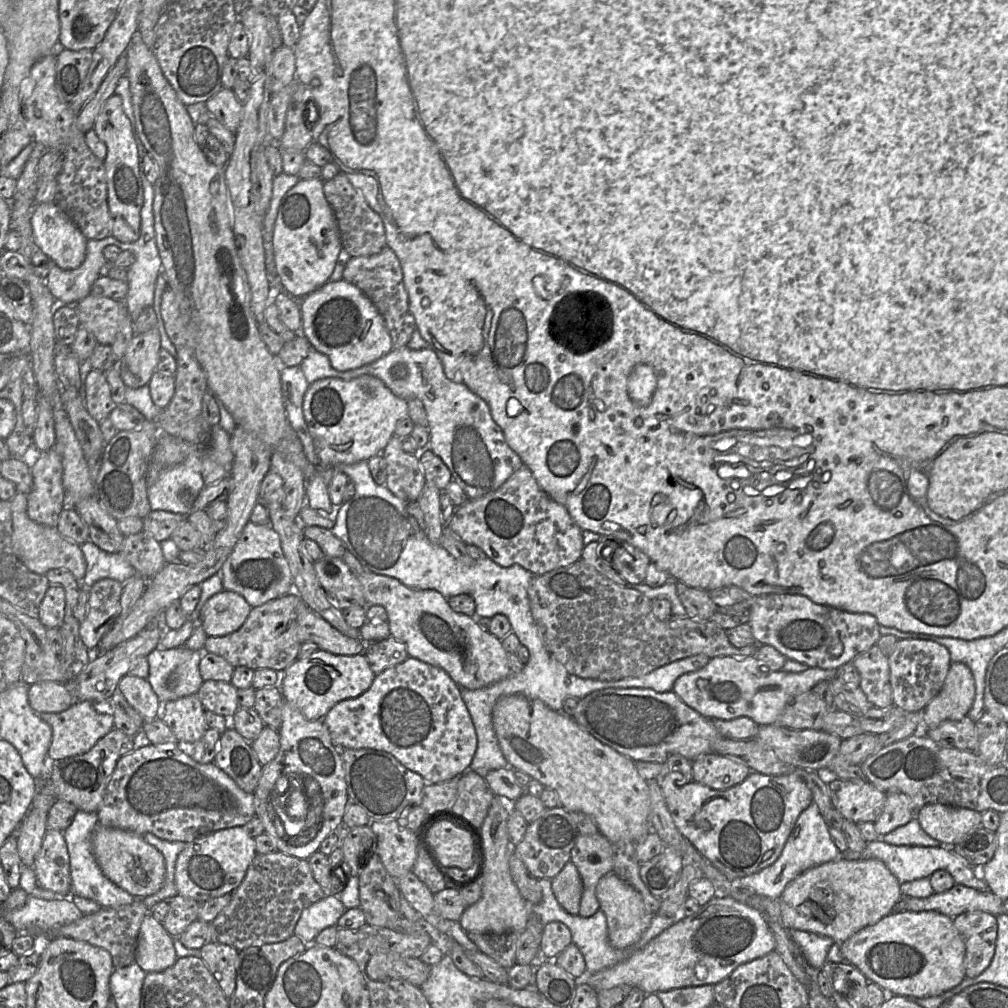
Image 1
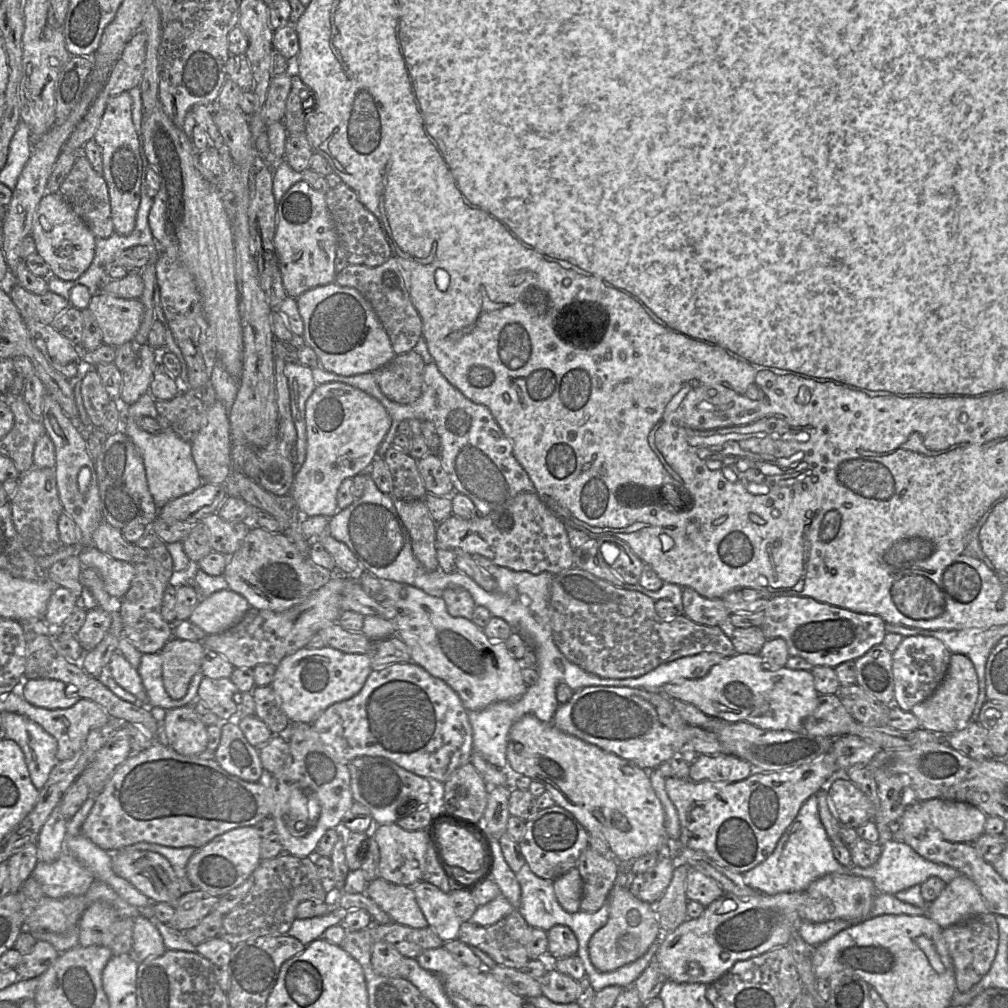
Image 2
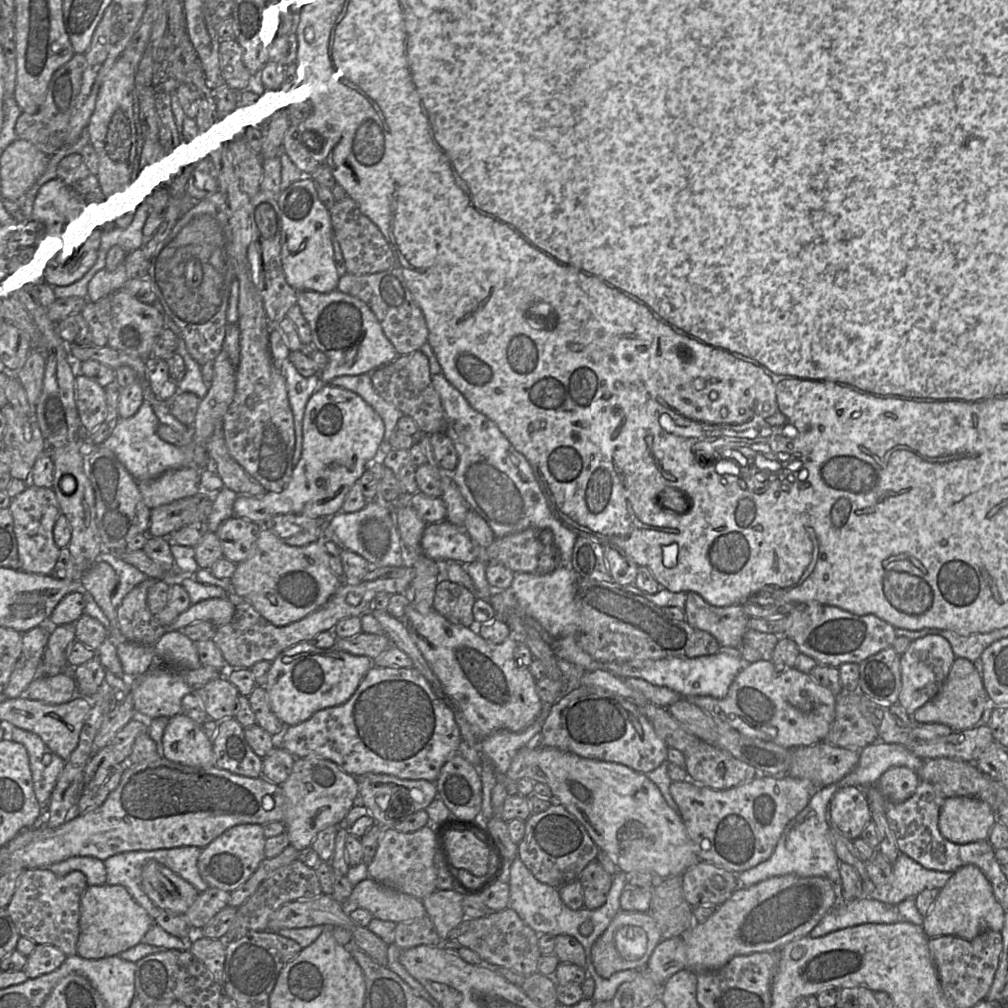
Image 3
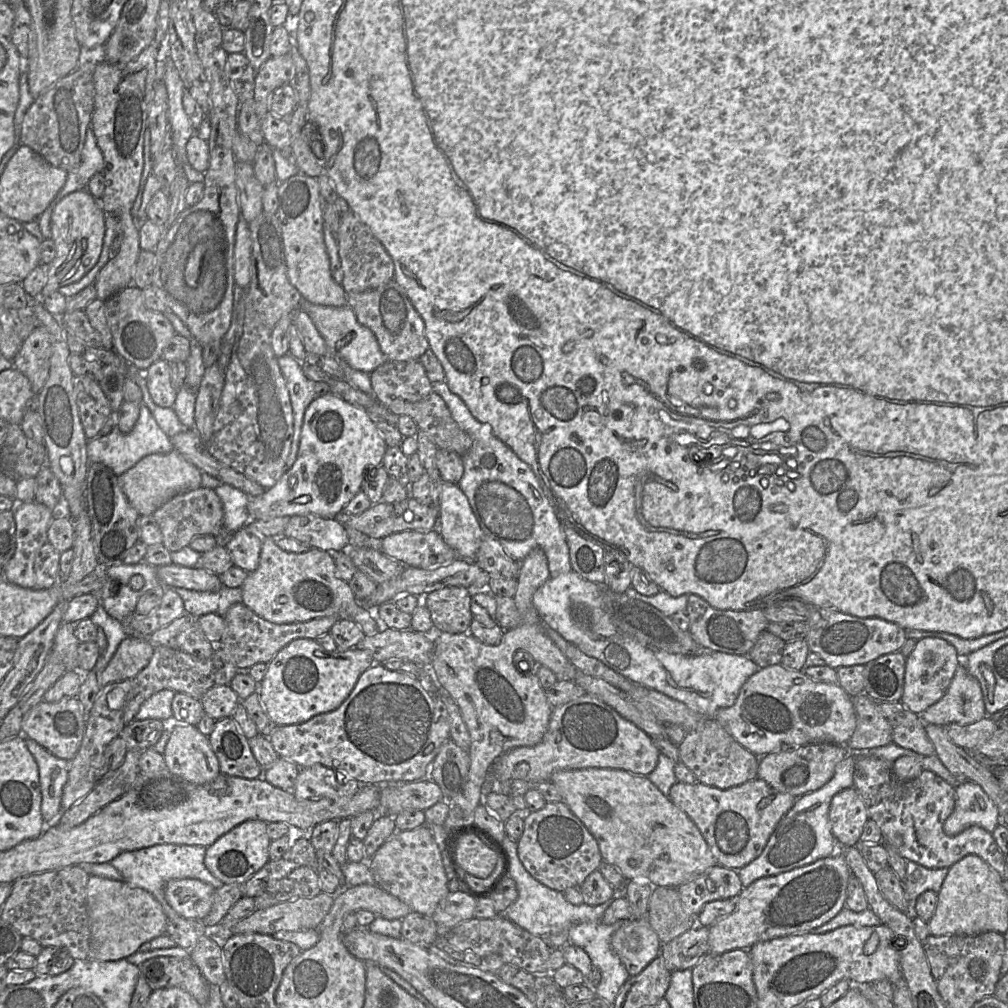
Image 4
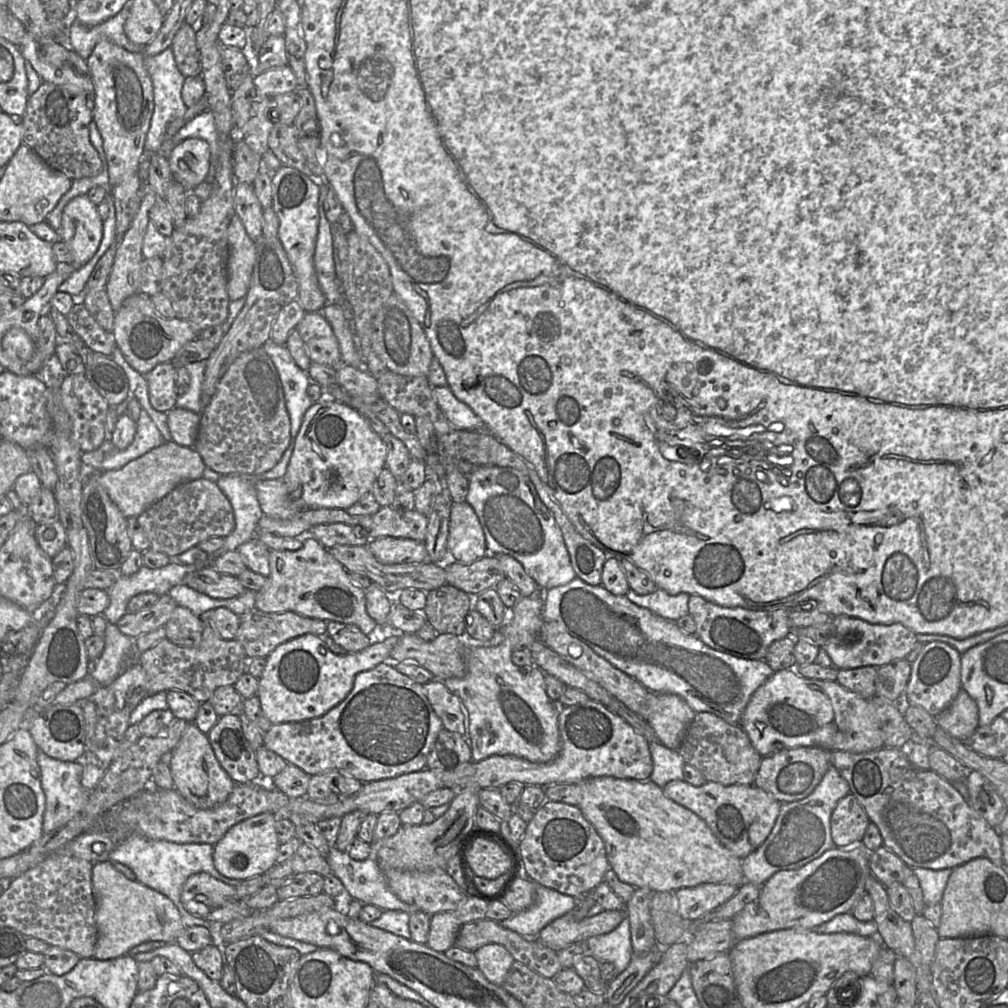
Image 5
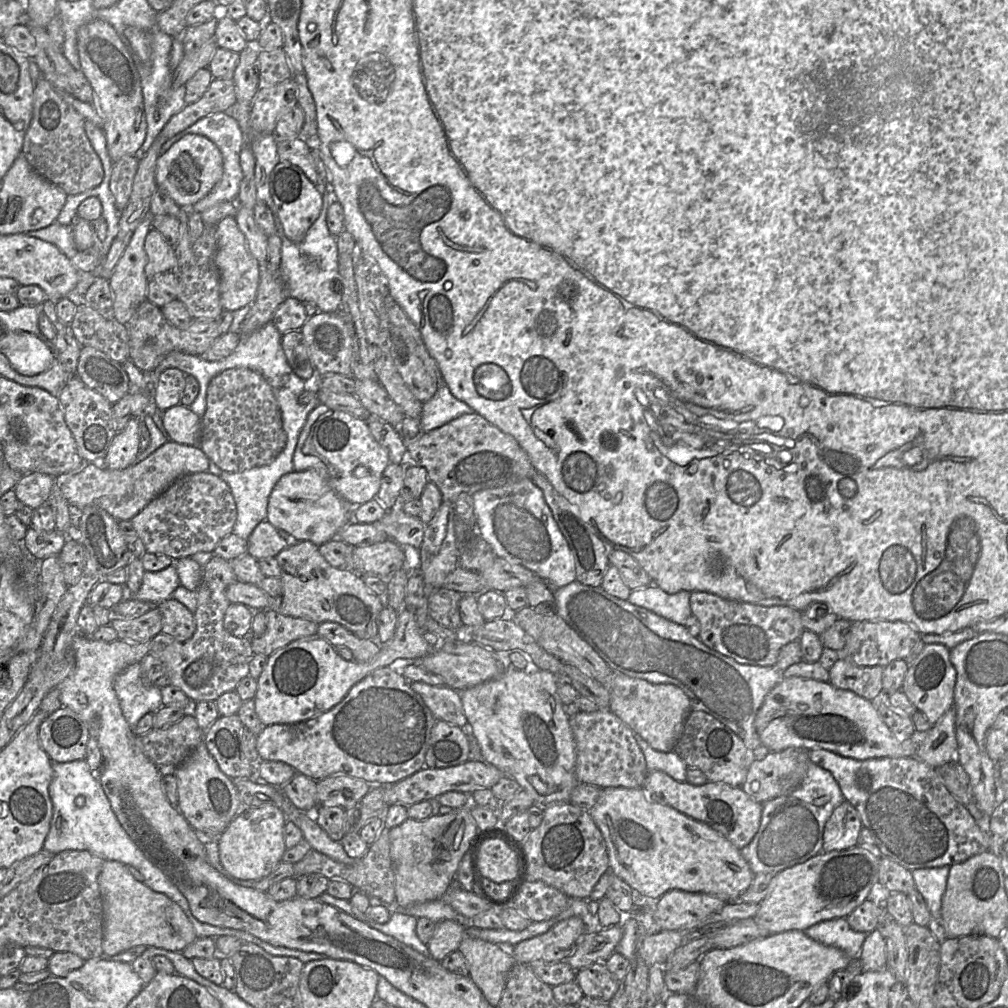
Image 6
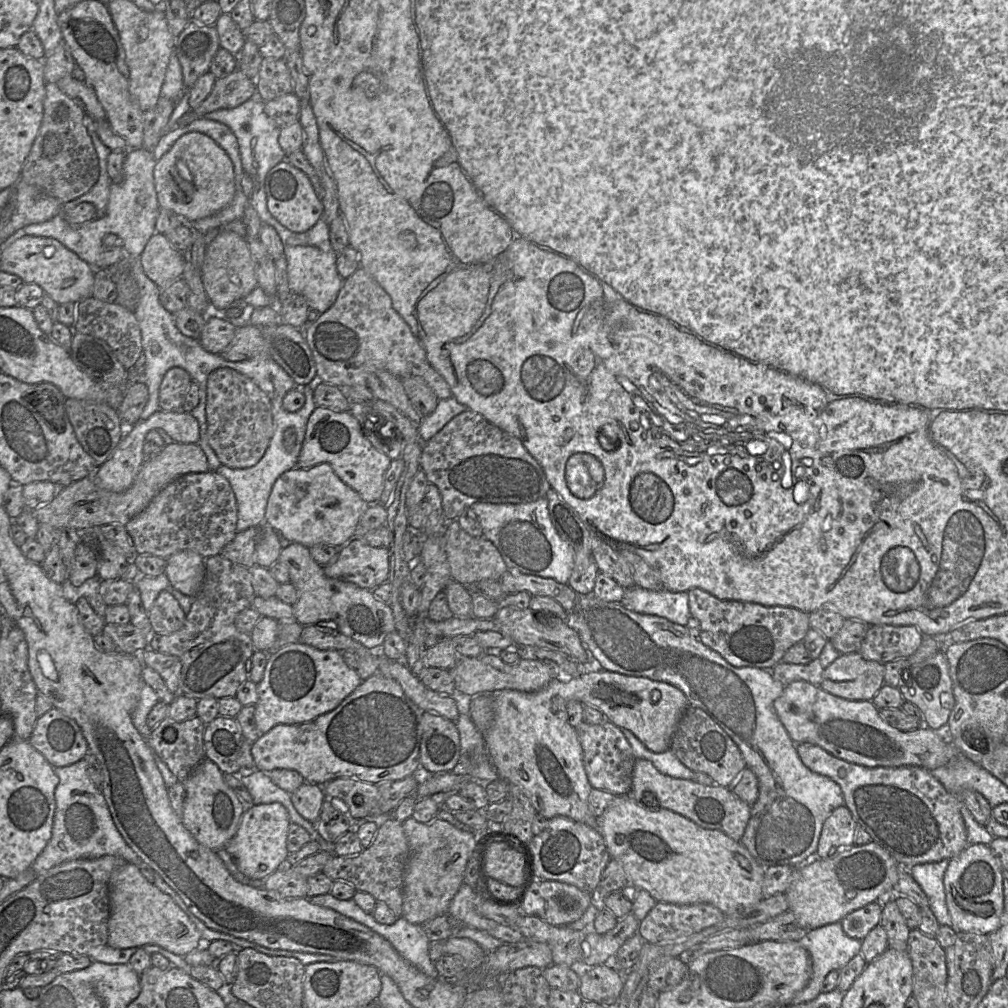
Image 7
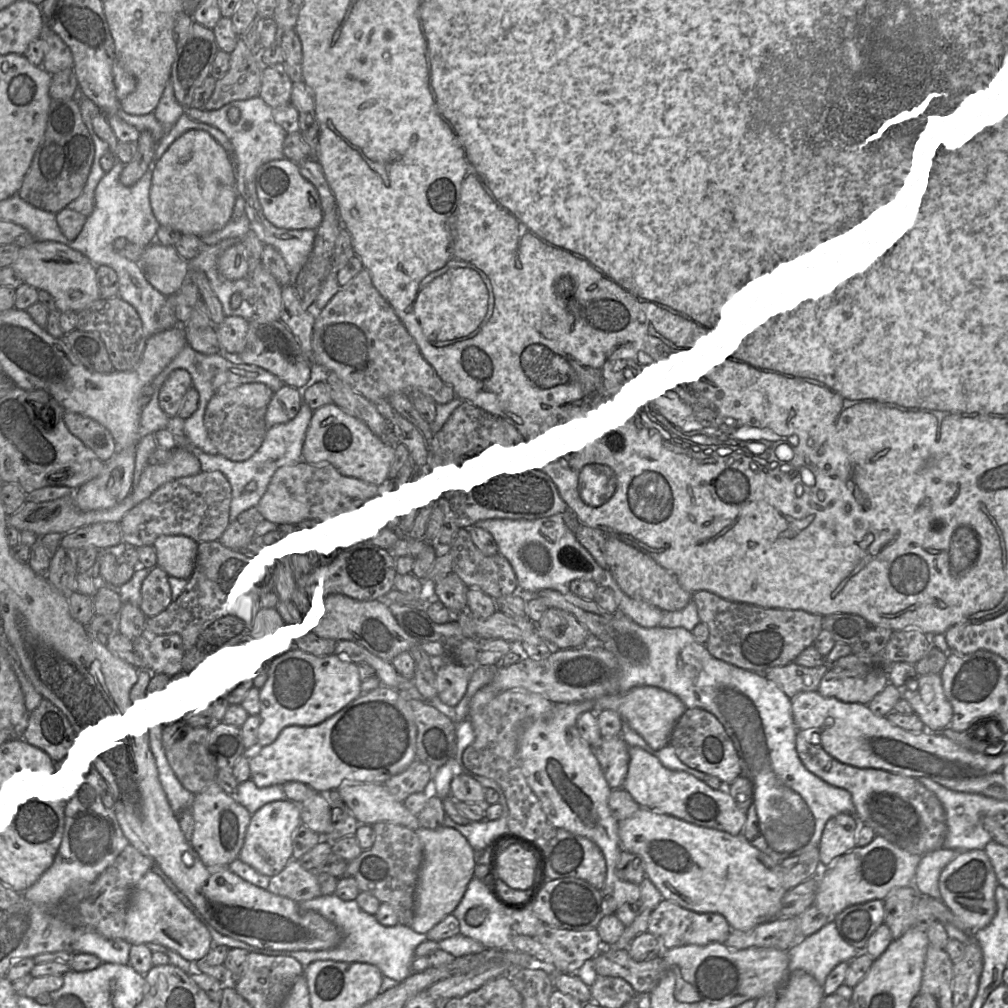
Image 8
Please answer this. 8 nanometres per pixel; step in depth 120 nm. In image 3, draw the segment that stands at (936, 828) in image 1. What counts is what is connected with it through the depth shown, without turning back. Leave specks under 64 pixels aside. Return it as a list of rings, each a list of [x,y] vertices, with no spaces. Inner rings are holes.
[[[946,797],[938,827],[941,835],[956,844],[987,840],[997,816],[990,806],[974,797]]]

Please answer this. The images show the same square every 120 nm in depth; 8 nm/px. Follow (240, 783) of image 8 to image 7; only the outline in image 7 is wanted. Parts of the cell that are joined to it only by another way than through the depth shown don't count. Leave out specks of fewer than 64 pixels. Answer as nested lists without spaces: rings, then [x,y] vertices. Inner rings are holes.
[[[256,770],[250,775],[240,778],[252,797],[252,805],[281,803],[288,811],[290,821],[303,827],[310,835],[311,841],[316,841],[321,851],[333,853],[333,844],[326,842],[318,833],[316,823],[304,819],[295,809],[290,794],[278,787],[265,772]]]

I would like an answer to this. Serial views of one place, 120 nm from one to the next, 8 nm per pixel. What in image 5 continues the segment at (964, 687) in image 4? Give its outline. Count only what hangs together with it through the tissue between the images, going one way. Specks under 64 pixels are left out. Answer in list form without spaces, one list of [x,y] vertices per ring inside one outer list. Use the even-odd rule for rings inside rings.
[[[961,688],[951,704],[934,720],[947,734],[964,742],[979,726],[977,704]]]

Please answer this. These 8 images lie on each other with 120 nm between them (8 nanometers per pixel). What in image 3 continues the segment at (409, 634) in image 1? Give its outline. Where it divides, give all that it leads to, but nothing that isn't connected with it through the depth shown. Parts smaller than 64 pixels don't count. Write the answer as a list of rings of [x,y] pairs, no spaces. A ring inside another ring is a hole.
[[[411,604],[400,620],[405,624],[429,667],[439,679],[445,694],[461,709],[478,740],[499,730],[522,731],[538,717],[544,703],[537,693],[536,679],[527,667],[519,666],[514,659],[513,652],[520,640],[516,635],[510,634],[503,642],[492,644],[469,627],[451,623],[434,609],[421,614],[414,610]]]

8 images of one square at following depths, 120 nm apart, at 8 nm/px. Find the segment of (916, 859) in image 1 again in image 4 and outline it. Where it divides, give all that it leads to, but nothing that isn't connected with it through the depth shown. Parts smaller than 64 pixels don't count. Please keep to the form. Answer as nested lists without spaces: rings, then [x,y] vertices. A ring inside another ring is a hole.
[[[906,861],[906,878],[902,882],[902,887],[912,909],[917,897],[923,892],[940,891],[948,870],[949,868],[929,869],[915,862]]]

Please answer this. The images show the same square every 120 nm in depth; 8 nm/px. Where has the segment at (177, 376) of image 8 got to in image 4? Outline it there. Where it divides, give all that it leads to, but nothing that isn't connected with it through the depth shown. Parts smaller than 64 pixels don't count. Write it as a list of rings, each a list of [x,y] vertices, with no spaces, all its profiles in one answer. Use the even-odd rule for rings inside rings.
[[[161,358],[151,364],[144,373],[153,401],[161,407],[173,407],[178,390],[172,384],[169,363]]]

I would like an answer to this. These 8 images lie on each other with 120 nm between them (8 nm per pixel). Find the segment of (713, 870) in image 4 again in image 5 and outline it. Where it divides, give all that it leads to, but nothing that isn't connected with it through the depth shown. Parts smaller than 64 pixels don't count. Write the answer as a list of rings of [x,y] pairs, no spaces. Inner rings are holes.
[[[718,883],[678,889],[675,894],[679,901],[679,914],[691,921],[704,917],[729,900],[737,889],[737,886]]]

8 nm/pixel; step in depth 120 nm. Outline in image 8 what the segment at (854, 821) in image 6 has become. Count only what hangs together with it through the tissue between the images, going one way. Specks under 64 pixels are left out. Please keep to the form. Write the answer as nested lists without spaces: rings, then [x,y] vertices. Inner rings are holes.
[[[840,813],[826,822],[818,845],[820,869],[831,866],[837,858],[857,846],[859,826],[854,814],[849,813]]]

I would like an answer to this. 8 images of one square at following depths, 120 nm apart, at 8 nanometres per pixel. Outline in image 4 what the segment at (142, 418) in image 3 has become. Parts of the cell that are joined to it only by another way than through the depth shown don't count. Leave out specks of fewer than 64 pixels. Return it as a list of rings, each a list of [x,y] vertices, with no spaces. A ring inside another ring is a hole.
[[[144,403],[140,404],[139,417],[130,432],[123,433],[118,426],[115,426],[108,434],[88,440],[86,445],[89,461],[104,463],[117,476],[126,472],[147,455],[155,453],[166,454],[173,449],[174,446],[170,437],[159,427],[149,408]]]

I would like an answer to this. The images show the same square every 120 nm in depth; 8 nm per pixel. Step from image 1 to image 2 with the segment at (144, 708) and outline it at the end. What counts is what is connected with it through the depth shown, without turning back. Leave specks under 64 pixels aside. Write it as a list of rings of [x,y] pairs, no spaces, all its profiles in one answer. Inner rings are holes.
[[[116,651],[108,663],[114,681],[124,690],[133,694],[140,704],[147,703],[147,694],[136,668]]]

